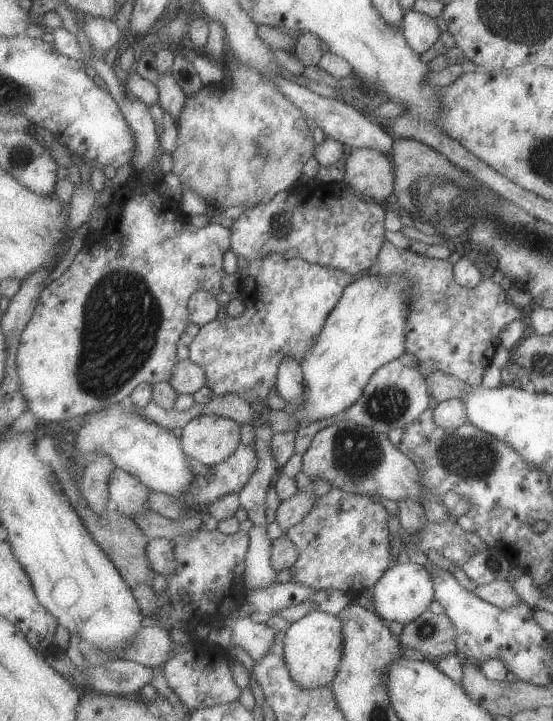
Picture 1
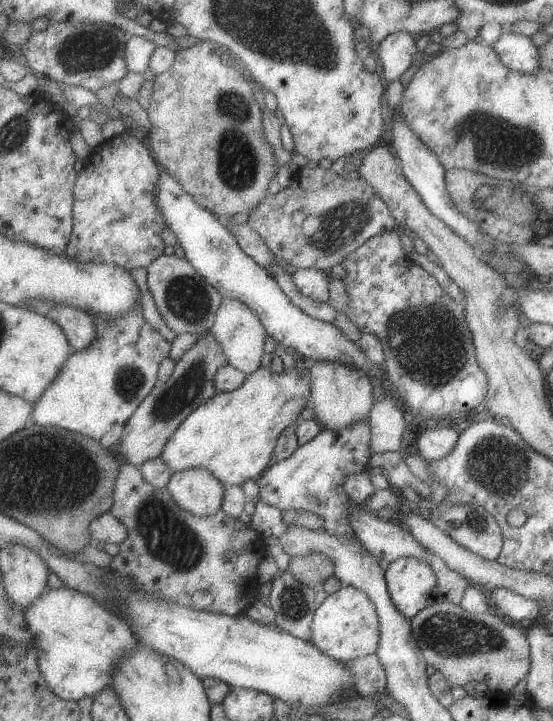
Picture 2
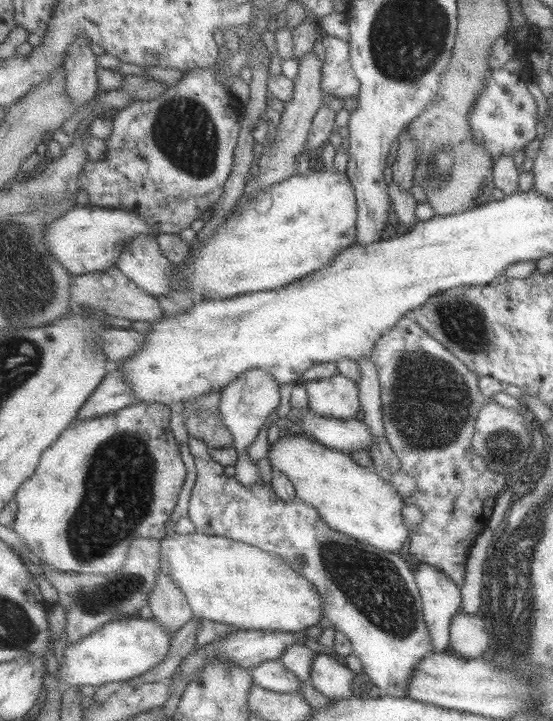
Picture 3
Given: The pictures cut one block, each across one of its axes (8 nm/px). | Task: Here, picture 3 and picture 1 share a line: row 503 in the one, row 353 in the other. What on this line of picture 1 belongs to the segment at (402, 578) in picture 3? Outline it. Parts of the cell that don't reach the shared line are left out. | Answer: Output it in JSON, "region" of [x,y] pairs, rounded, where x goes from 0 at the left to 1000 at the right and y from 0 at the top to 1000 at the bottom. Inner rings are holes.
{"region":[[[494,352],[479,359],[448,363],[448,370],[438,383],[448,381],[461,390],[461,399],[454,416],[461,413],[458,430],[450,430],[432,441],[409,438],[401,444],[383,445],[362,455],[360,465],[344,481],[344,499],[367,508],[374,521],[374,535],[389,548],[412,545],[432,546],[441,555],[458,560],[479,556],[486,544],[501,545],[503,515],[519,495],[528,495],[541,502],[568,483],[568,476],[582,463],[591,441],[613,423],[622,404],[646,386],[626,376],[561,366],[541,356],[523,355],[515,361],[508,352]]]}

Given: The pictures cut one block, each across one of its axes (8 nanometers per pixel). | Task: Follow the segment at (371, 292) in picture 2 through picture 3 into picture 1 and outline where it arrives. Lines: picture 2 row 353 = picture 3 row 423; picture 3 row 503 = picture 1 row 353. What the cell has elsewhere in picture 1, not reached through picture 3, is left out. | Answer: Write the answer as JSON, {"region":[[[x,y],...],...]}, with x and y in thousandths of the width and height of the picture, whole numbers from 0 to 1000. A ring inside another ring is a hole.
{"region":[[[698,336],[693,341],[684,361],[665,379],[691,380],[693,384],[727,381],[741,397],[749,398],[749,416],[741,424],[736,452],[734,487],[759,501],[765,521],[779,515],[799,515],[837,527],[848,535],[870,537],[877,513],[888,508],[892,494],[899,491],[899,483],[906,477],[910,455],[931,444],[946,442],[946,430],[919,413],[919,405],[899,391],[882,387],[852,401],[832,397],[821,383],[821,369],[812,361],[756,352],[741,344],[727,347],[707,336]]]}

